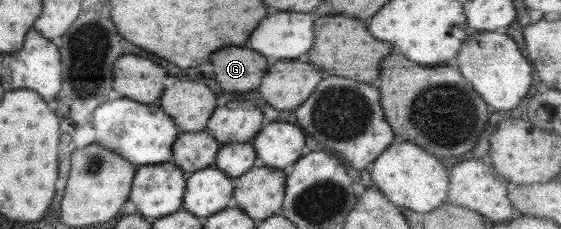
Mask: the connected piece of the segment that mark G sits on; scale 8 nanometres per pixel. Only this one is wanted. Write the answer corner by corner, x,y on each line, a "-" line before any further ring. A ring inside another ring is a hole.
223,47
209,57
215,73
215,81
227,94
235,91
251,91
259,85
259,77
265,73
265,59
249,49

